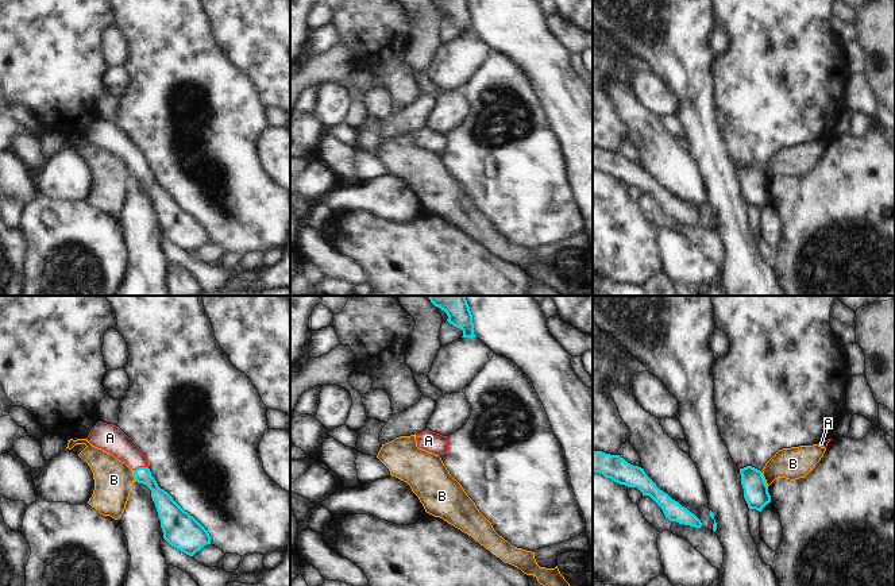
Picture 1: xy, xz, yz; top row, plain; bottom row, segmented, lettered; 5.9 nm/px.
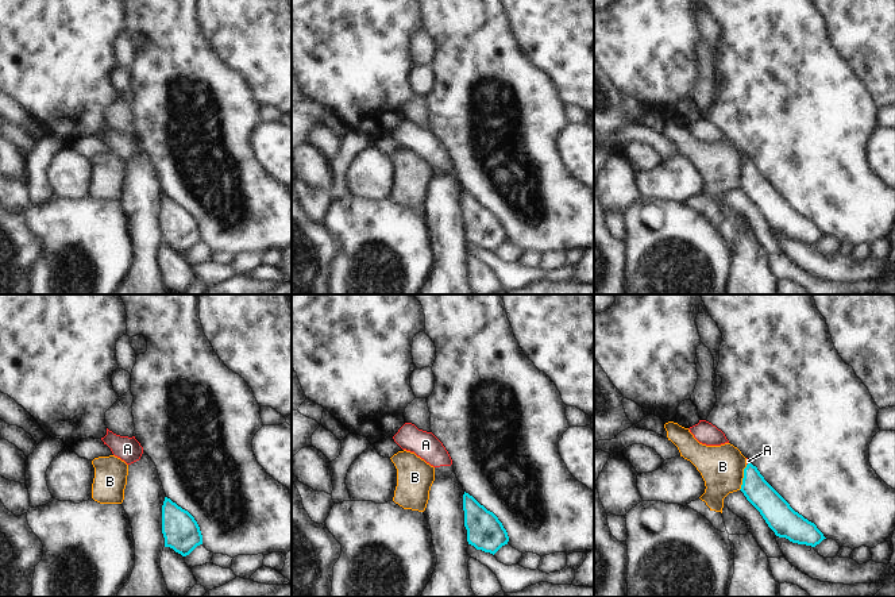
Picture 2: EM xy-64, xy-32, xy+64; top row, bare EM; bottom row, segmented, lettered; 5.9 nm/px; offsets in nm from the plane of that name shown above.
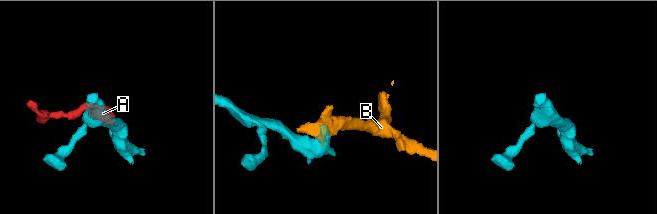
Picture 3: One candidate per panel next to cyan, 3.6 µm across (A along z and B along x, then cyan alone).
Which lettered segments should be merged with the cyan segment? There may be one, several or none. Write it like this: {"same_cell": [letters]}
{"same_cell": ["A"]}

